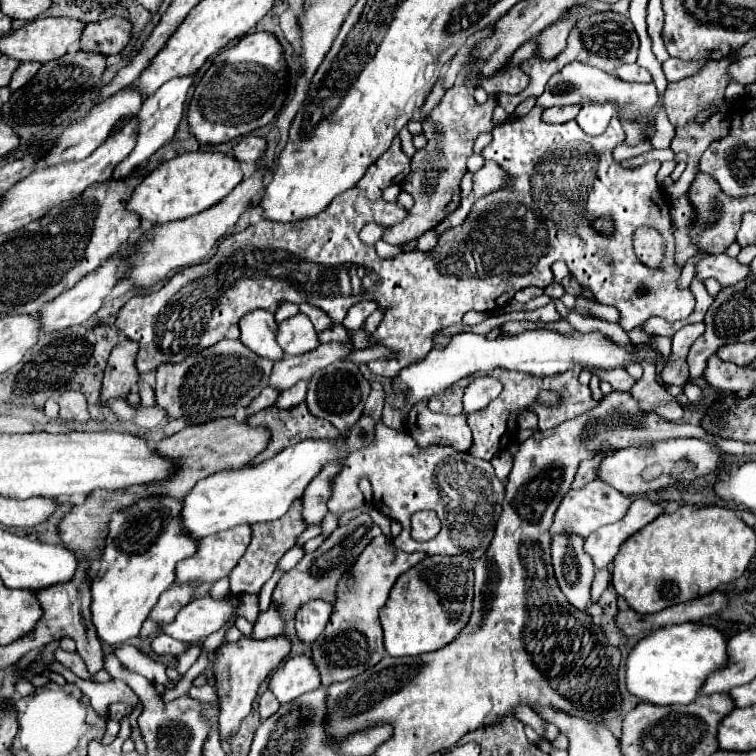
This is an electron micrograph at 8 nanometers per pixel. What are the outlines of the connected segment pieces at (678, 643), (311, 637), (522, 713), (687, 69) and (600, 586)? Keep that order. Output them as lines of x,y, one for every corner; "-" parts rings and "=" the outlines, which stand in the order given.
679,623
661,627
629,651
625,661
625,687
631,695
653,705
687,705
699,695
699,685
727,659
727,639
715,627
701,623
=
315,599
305,607
299,607
295,615
295,631
303,643
313,643
323,633
323,627
331,617
331,607
331,603
321,599
=
517,705
517,707
513,709
513,715
515,715
515,719
519,719
521,723
531,725
539,735
543,735
543,725
545,725
545,721
539,719
539,715
535,715
535,711
533,711
531,707
527,707
527,705
=
670,57
663,63
663,73
665,73
667,81
681,81
681,79
697,73
705,63
707,63
705,60
685,62
=
607,569
595,571
595,579
593,579
593,585
591,585
591,603
597,603
597,599
601,597
601,593
607,589
607,583
609,583

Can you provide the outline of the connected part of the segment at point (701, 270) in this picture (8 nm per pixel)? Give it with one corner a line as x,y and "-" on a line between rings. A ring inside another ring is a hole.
709,255
699,259
695,267
695,277
699,281
705,279
717,279
723,287
735,285
739,279
749,275
749,267
737,263
737,259
731,259
727,255

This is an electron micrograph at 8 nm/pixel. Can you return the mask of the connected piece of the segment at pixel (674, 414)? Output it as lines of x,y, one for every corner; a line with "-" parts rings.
673,403
661,405
661,407
657,407
655,411
659,411
665,419
671,419
671,421
681,421
681,419
683,419
683,409
681,409
679,405
673,405

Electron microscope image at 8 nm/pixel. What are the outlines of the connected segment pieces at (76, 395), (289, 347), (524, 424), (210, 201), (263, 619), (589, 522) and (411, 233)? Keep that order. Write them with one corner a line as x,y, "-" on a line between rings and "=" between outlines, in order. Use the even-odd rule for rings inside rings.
65,391
63,399
59,401
61,405
61,419
63,421
79,421
85,423
89,421
89,411
87,411
87,401
85,395
79,391
=
295,315
279,325
277,343
287,355
303,355
319,347
319,337
307,315
=
523,411
517,418
517,426
519,430
538,429
538,417
532,411
=
185,153
159,163
139,183
139,187
135,187
131,199
127,201
127,211
139,215
141,221
149,223
187,219
223,201
241,181
243,171
235,157
223,153
=
271,603
269,609
259,615
259,621
255,623
251,637
255,637
255,639
277,637
283,633
283,629
285,629
285,619
281,615
281,609
277,607
277,603
=
591,481
591,483
587,483
581,489
569,489
569,493
563,497
561,505
555,511
553,525
551,525
549,533
551,533
551,537
567,533
567,535
577,535
577,537
587,539
599,527
623,519
627,509
629,509
629,505
631,505
631,497
623,497
613,487
607,487
607,483
=
453,85
443,95
441,103
433,109
429,119
423,121
423,135
427,137
427,147
419,149
411,159
411,173
403,181
403,189
411,193
415,199
413,209
407,213
407,217
385,229
383,241
391,245
405,245
415,237
421,237
425,231
431,231
437,227
445,215
453,213
459,207
461,201
461,179
467,173
465,161
469,155
473,155
473,143
479,133
491,133
493,123
493,109
497,107
497,101
493,97
487,99
485,105
477,105
473,99
473,93
467,91
467,87

